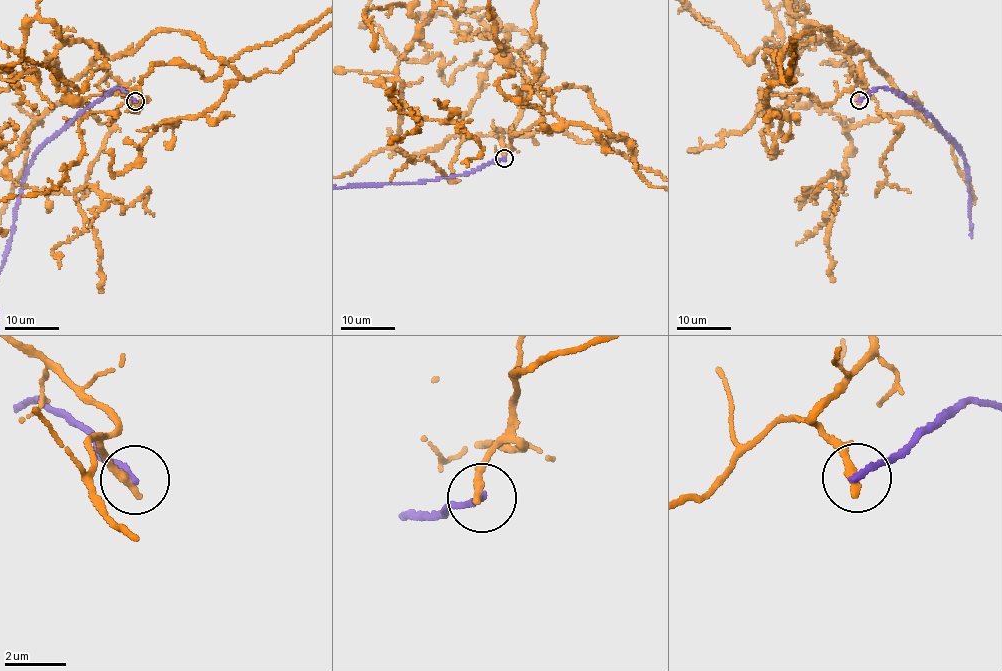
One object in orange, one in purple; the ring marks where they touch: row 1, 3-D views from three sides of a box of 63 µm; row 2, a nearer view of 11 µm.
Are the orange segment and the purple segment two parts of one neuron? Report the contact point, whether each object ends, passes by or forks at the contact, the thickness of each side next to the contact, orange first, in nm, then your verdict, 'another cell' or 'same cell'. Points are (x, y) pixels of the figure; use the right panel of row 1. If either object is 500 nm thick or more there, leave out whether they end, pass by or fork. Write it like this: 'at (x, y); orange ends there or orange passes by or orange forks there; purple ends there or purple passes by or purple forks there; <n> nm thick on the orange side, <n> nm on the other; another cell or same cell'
at (859, 100); orange ends there; purple ends there; 300 nm thick on the orange side, 220 nm on the other; another cell

